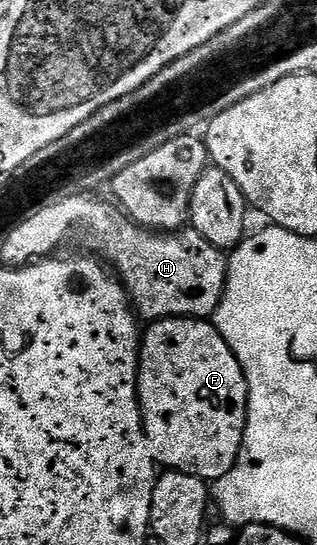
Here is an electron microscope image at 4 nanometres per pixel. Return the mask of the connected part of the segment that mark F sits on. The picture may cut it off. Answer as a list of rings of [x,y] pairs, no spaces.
[[[158,319],[149,322],[143,332],[140,345],[140,372],[136,378],[136,391],[140,394],[140,412],[144,418],[144,432],[148,438],[148,445],[152,448],[154,458],[161,468],[181,471],[205,481],[215,481],[221,479],[226,473],[230,473],[230,469],[236,464],[236,458],[244,440],[244,430],[248,424],[248,385],[242,365],[238,365],[238,357],[234,357],[222,333],[218,333],[215,322],[207,319]]]

